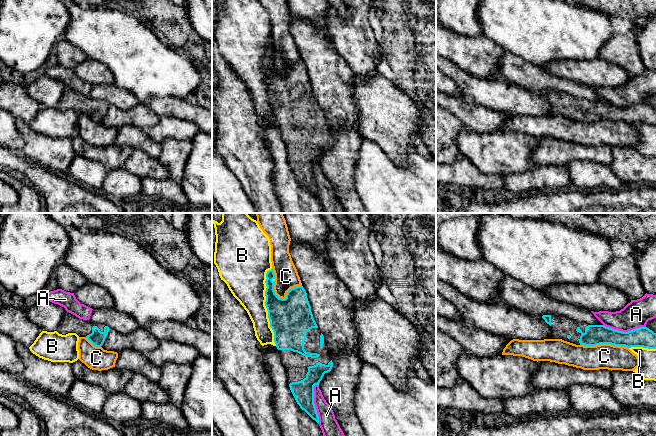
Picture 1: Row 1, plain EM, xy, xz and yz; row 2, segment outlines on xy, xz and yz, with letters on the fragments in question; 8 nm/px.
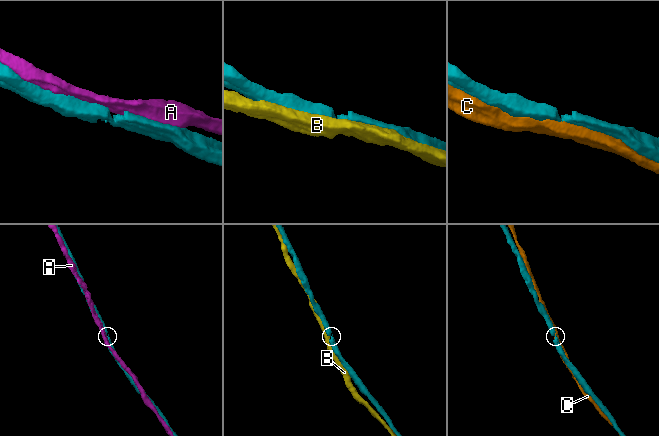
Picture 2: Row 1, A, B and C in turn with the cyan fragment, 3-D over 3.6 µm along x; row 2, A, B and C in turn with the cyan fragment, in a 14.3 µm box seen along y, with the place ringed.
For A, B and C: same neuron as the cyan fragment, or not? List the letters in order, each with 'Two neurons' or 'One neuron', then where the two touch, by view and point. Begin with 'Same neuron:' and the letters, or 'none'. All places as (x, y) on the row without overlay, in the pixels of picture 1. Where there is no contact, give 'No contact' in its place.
Same neuron: none
A: Two neurons. Touches cyan at yz (624, 108)
B: Two neurons. Touches cyan at xz (265, 81)
C: Two neurons. Touches cyan at yz (604, 119)

